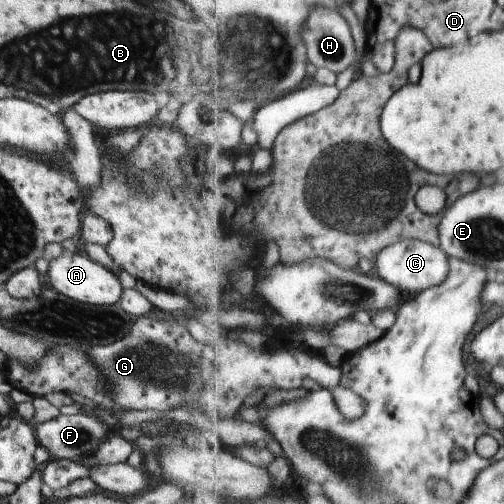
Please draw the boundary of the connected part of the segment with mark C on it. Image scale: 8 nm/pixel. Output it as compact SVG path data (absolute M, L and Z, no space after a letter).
M403 240L378 254L378 262L373 271L405 293L419 295L421 292L431 291L436 286L442 286L448 280L451 275L451 257L441 245L423 240Z

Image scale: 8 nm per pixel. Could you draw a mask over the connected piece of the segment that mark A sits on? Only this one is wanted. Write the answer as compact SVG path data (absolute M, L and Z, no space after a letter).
M80 250L74 254L63 254L50 260L49 269L45 277L45 286L54 288L63 296L68 296L78 303L92 304L96 306L118 303L124 288L117 273L112 272L102 264L93 261L87 253Z

